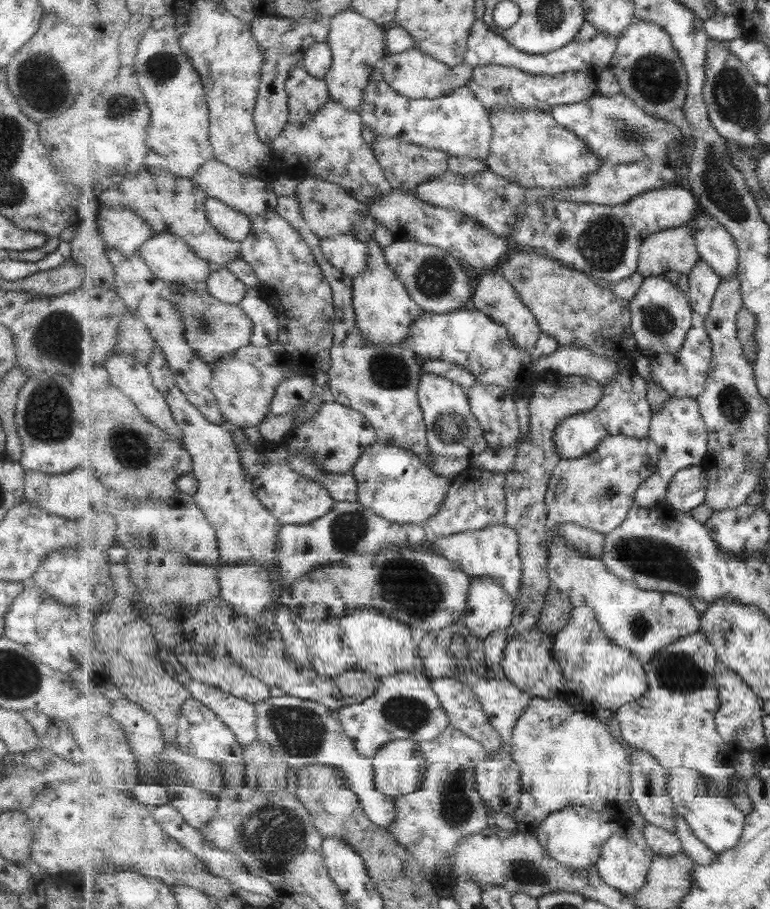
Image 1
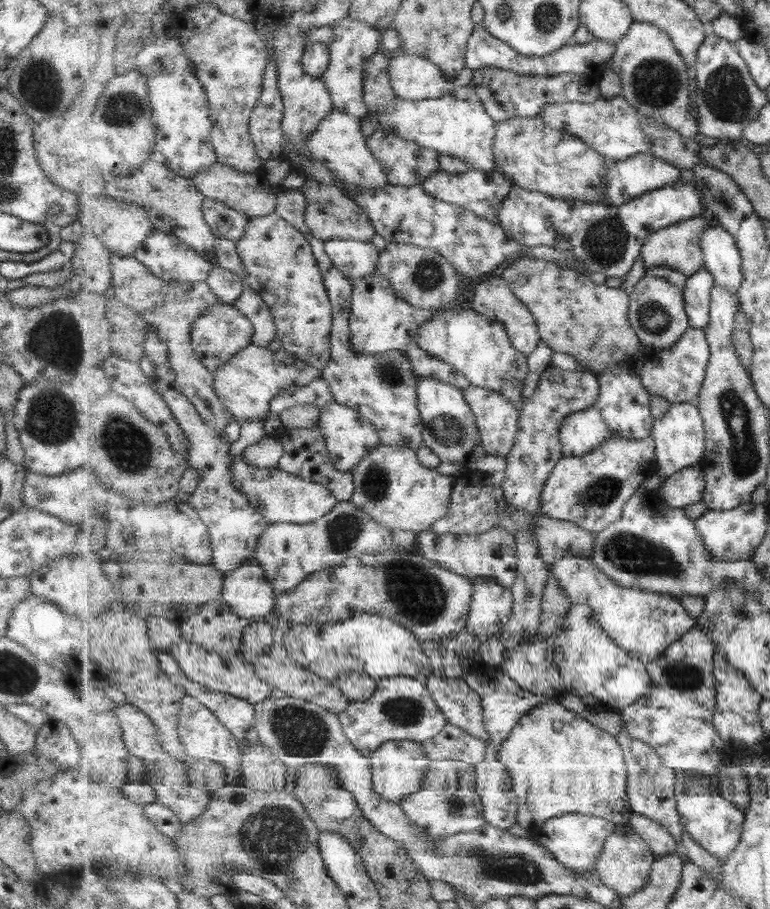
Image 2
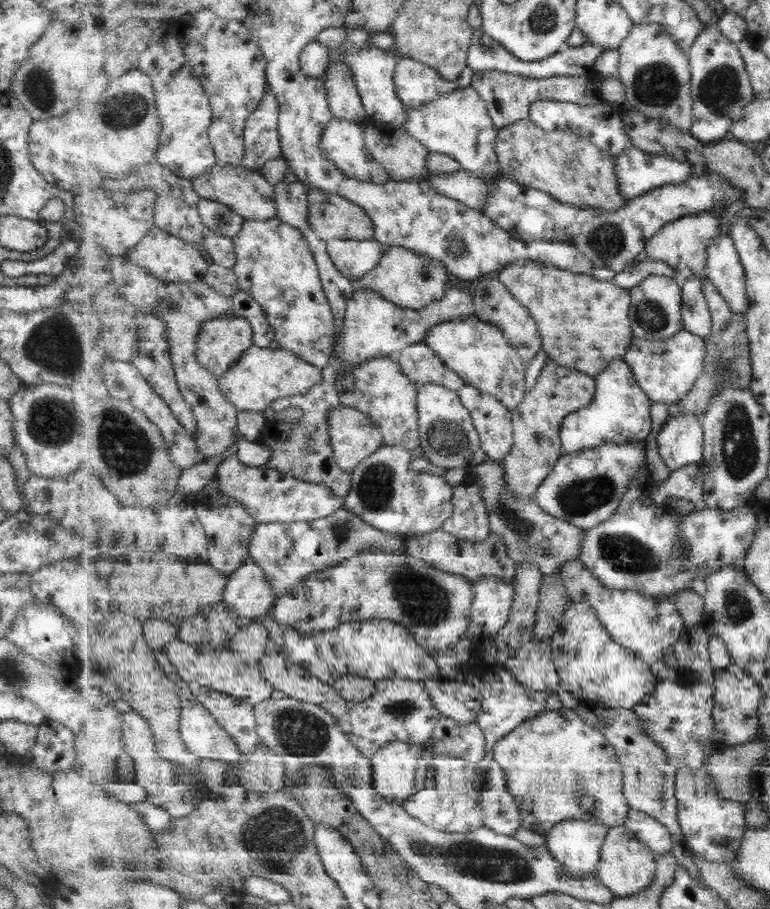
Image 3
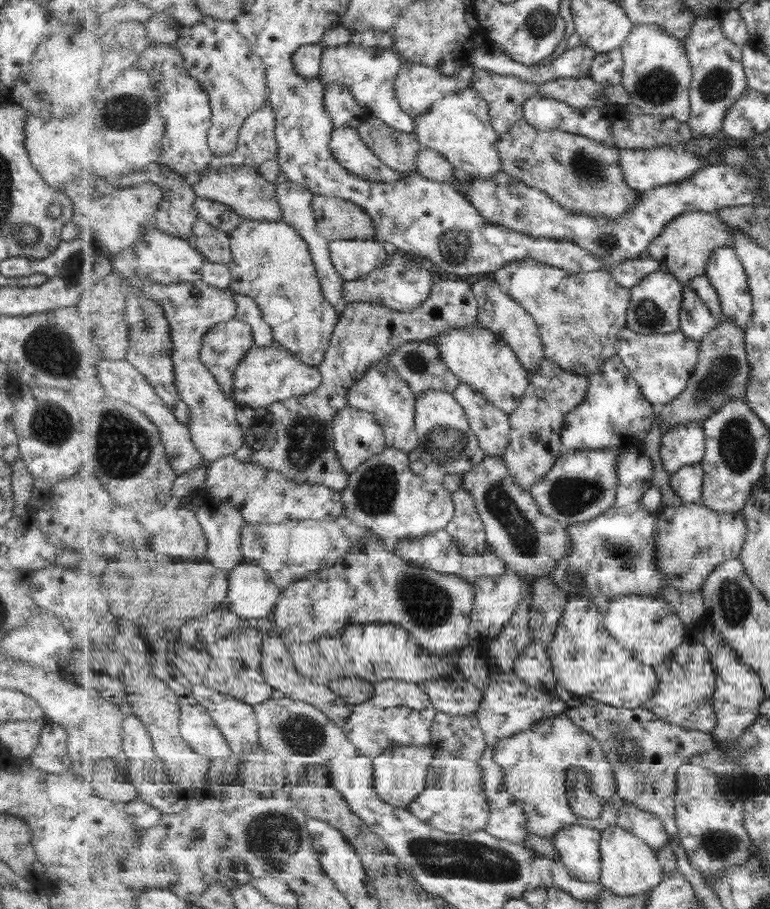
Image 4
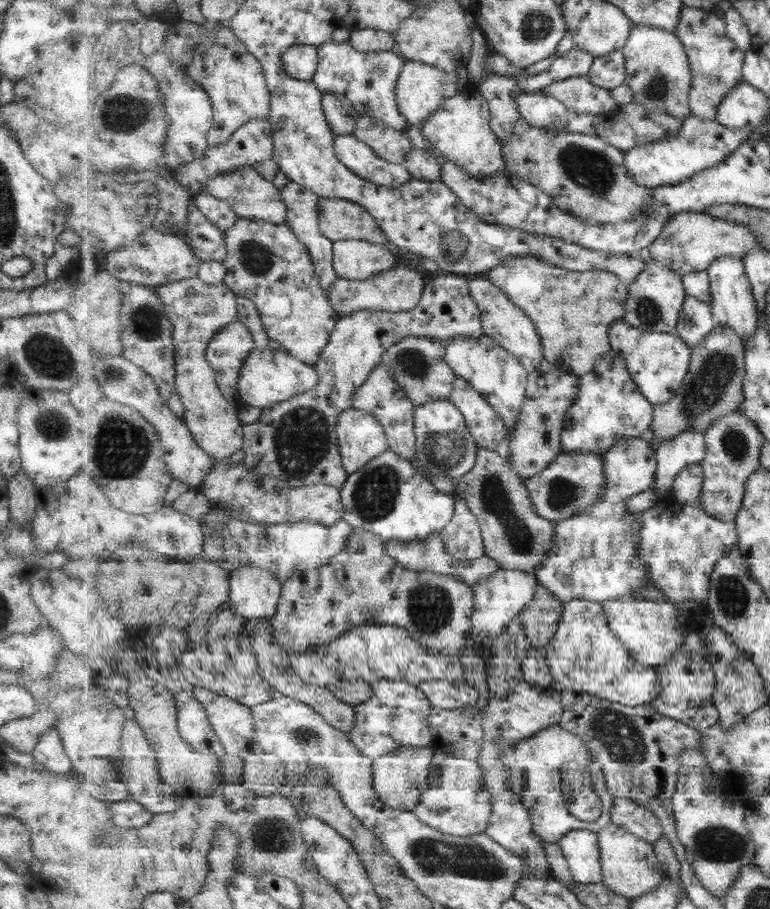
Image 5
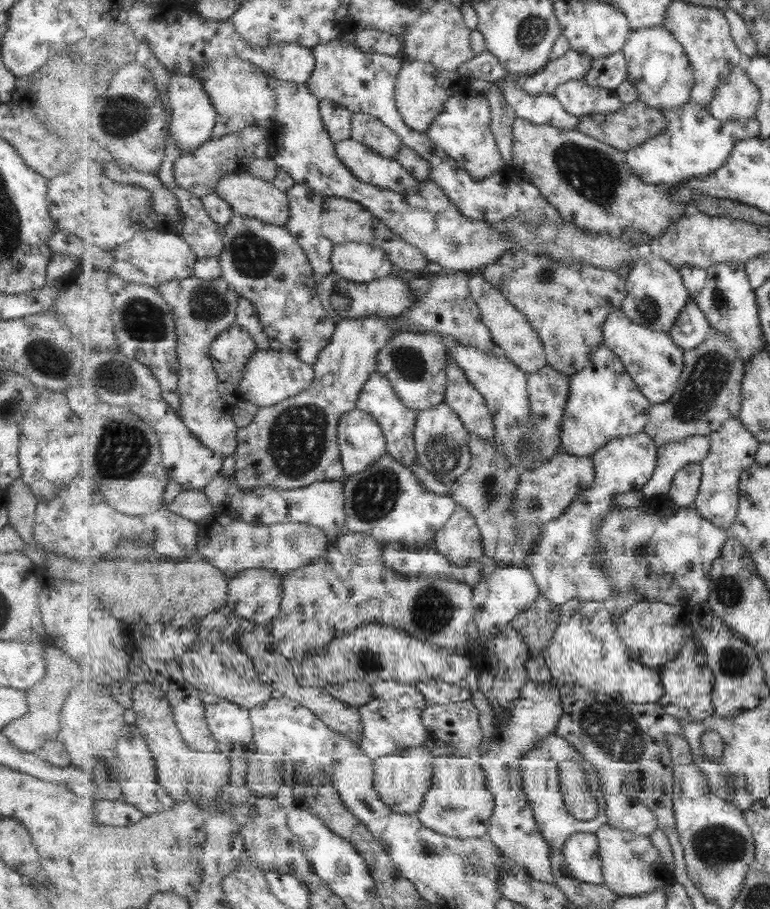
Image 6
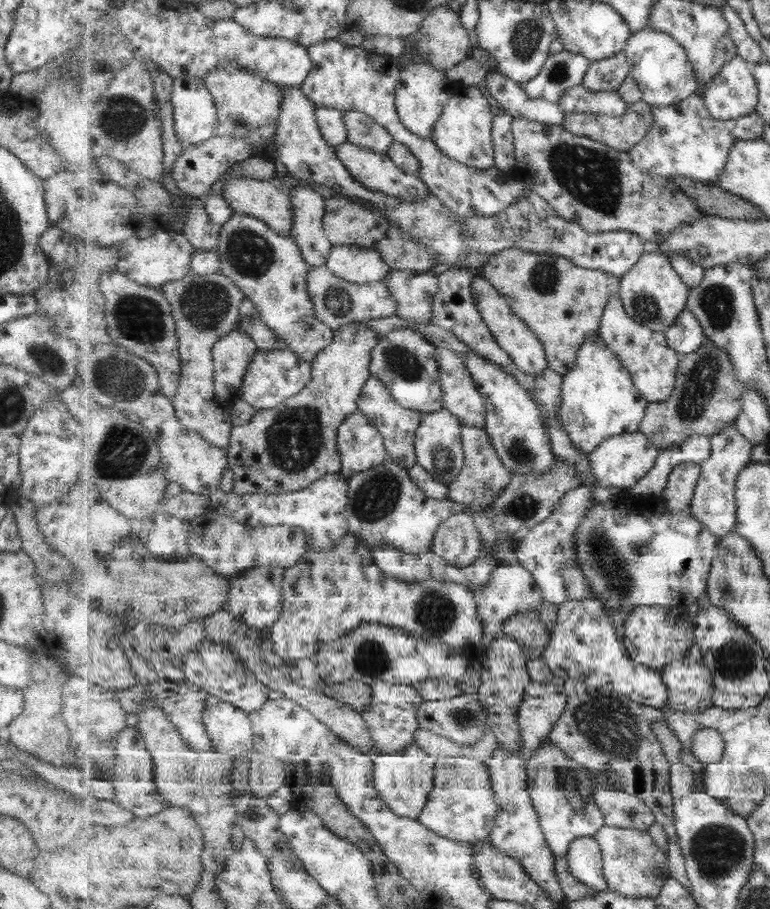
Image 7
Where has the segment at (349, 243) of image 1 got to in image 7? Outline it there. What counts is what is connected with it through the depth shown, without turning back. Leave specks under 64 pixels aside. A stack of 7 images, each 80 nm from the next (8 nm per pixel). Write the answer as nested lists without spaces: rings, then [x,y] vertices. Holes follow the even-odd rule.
[[[335,245],[333,246],[332,253],[329,254],[328,266],[333,274],[344,278],[351,283],[357,285],[365,285],[368,283],[383,282],[388,276],[388,272],[393,269],[381,257],[381,252],[376,249],[368,247],[359,247],[356,245]]]

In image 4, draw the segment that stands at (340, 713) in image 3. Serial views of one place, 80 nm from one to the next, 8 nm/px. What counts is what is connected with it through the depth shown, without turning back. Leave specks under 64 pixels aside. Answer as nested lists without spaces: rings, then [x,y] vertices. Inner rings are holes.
[[[265,617],[260,619],[250,619],[249,624],[251,624],[251,627],[257,627],[262,632],[263,638],[265,638],[262,648],[263,658],[261,663],[265,682],[272,685],[274,689],[280,690],[287,698],[312,703],[313,706],[325,712],[325,715],[327,715],[336,726],[343,729],[343,727],[347,725],[349,717],[351,717],[352,707],[350,707],[341,696],[336,696],[331,688],[326,685],[313,683],[309,678],[305,678],[305,676],[297,672],[297,668],[295,668],[291,661],[288,644],[286,644],[282,638],[281,640],[277,638],[277,636],[279,636],[279,629],[277,629],[278,626],[274,623],[273,618]],[[271,638],[273,638],[273,640],[271,640]],[[279,642],[281,642],[281,646],[279,646]]]

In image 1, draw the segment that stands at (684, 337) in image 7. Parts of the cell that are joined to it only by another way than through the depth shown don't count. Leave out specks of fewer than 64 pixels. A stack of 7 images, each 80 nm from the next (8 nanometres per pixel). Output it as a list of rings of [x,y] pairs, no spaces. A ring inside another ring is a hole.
[[[703,259],[690,272],[689,278],[690,288],[688,295],[691,298],[692,311],[705,320],[711,310],[717,290],[720,289],[723,278],[716,271],[713,271],[713,268]]]

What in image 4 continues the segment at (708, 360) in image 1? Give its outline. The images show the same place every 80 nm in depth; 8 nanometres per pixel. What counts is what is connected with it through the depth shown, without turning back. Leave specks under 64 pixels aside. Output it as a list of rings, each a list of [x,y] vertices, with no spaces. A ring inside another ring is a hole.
[[[628,326],[621,330],[616,349],[625,368],[632,372],[632,377],[641,387],[645,398],[655,406],[669,404],[684,392],[693,372],[697,370],[701,354],[699,342],[689,338],[681,330],[669,334],[639,334]]]

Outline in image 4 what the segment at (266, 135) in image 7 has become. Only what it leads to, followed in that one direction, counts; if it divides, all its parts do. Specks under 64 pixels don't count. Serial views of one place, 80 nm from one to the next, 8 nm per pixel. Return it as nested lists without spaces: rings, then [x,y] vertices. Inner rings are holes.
[[[204,15],[203,21],[193,27],[179,26],[180,36],[173,44],[184,55],[184,66],[189,74],[196,78],[208,91],[212,106],[212,128],[208,134],[208,143],[216,156],[231,154],[237,145],[240,128],[253,113],[268,104],[268,77],[263,59],[252,49],[250,42],[237,29],[236,22],[217,20]]]

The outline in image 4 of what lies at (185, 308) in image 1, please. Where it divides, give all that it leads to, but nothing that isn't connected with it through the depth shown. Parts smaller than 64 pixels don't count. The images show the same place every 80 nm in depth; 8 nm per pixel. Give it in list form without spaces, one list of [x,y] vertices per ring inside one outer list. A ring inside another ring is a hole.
[[[237,318],[216,324],[205,335],[201,362],[208,367],[229,398],[234,398],[234,378],[249,350],[256,344],[252,326]]]

